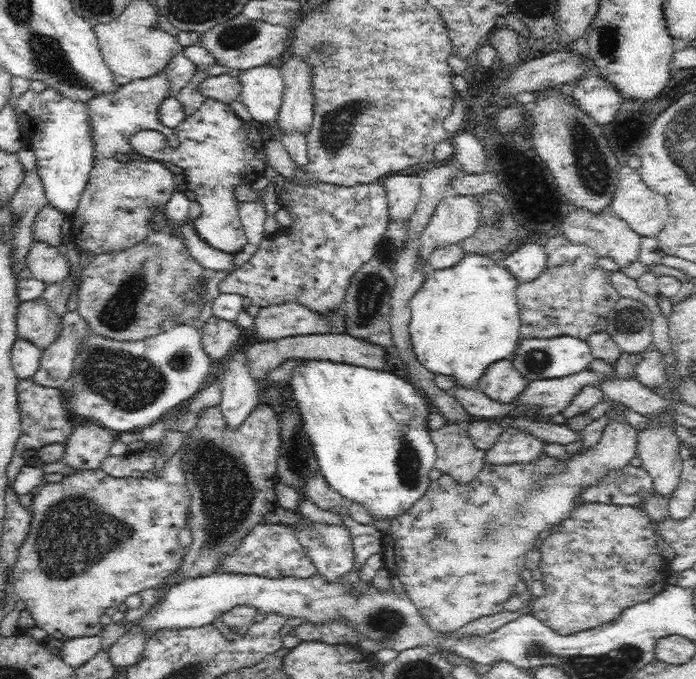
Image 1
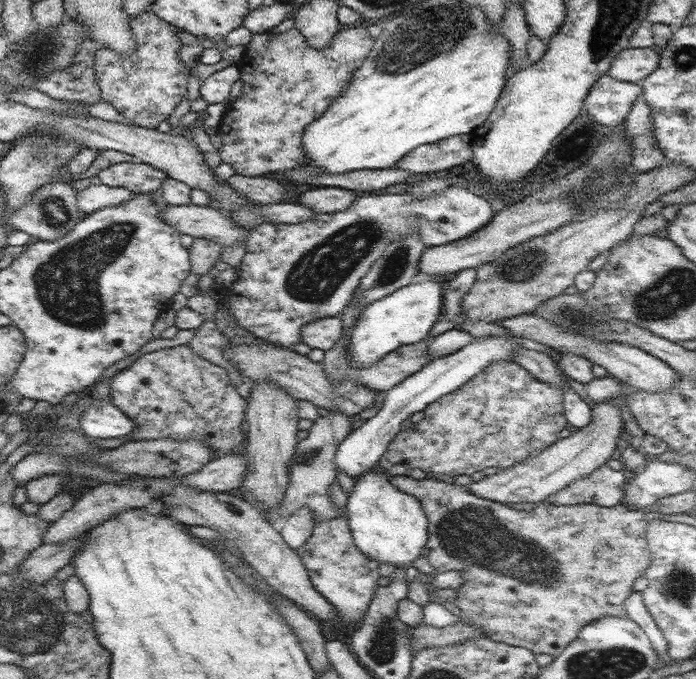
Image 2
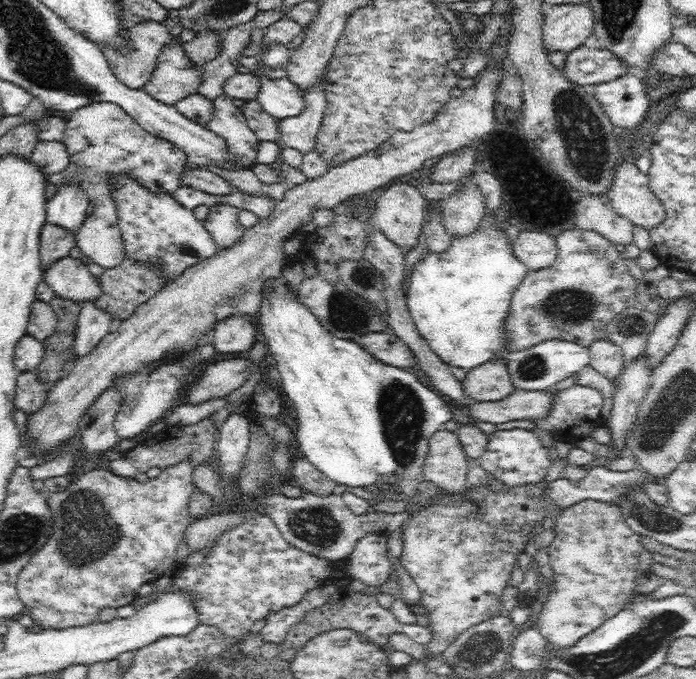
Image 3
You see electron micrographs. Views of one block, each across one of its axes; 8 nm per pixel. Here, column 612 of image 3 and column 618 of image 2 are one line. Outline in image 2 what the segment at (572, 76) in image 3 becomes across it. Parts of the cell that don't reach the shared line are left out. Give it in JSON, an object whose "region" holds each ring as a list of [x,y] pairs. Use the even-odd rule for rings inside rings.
{"region":[[[626,47],[611,62],[607,72],[615,79],[639,84],[660,64],[661,58],[652,48]]]}

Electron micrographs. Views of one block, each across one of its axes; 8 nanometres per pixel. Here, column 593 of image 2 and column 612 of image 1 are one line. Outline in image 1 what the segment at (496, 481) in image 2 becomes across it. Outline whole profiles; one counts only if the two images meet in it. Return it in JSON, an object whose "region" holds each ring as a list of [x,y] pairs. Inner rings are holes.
{"region":[[[616,404],[612,406],[613,409],[608,410],[608,424],[604,428],[602,437],[599,442],[596,443],[592,448],[583,448],[577,453],[569,455],[564,461],[560,458],[548,456],[546,453],[540,455],[535,461],[531,463],[512,463],[512,464],[490,464],[486,463],[484,468],[480,470],[480,474],[476,476],[472,482],[469,483],[458,483],[450,473],[443,472],[441,476],[434,481],[431,481],[428,490],[424,492],[424,496],[414,503],[410,510],[406,510],[404,514],[399,517],[391,519],[391,525],[382,534],[382,555],[383,555],[383,567],[386,568],[390,576],[398,577],[398,580],[404,585],[404,591],[407,596],[411,599],[411,602],[416,606],[418,613],[424,617],[426,623],[429,624],[430,629],[435,632],[460,632],[462,626],[465,626],[467,622],[476,620],[482,616],[492,616],[492,614],[498,614],[504,610],[504,602],[510,599],[516,594],[515,586],[521,580],[520,574],[525,569],[526,553],[529,550],[534,549],[534,543],[537,538],[547,533],[549,528],[566,520],[570,514],[572,514],[573,508],[576,508],[576,500],[578,496],[590,488],[590,486],[596,486],[598,480],[602,480],[608,472],[612,470],[622,470],[625,466],[628,466],[632,462],[632,458],[637,457],[637,440],[638,430],[632,428],[627,424],[623,412],[626,410],[626,406],[623,404]]]}

